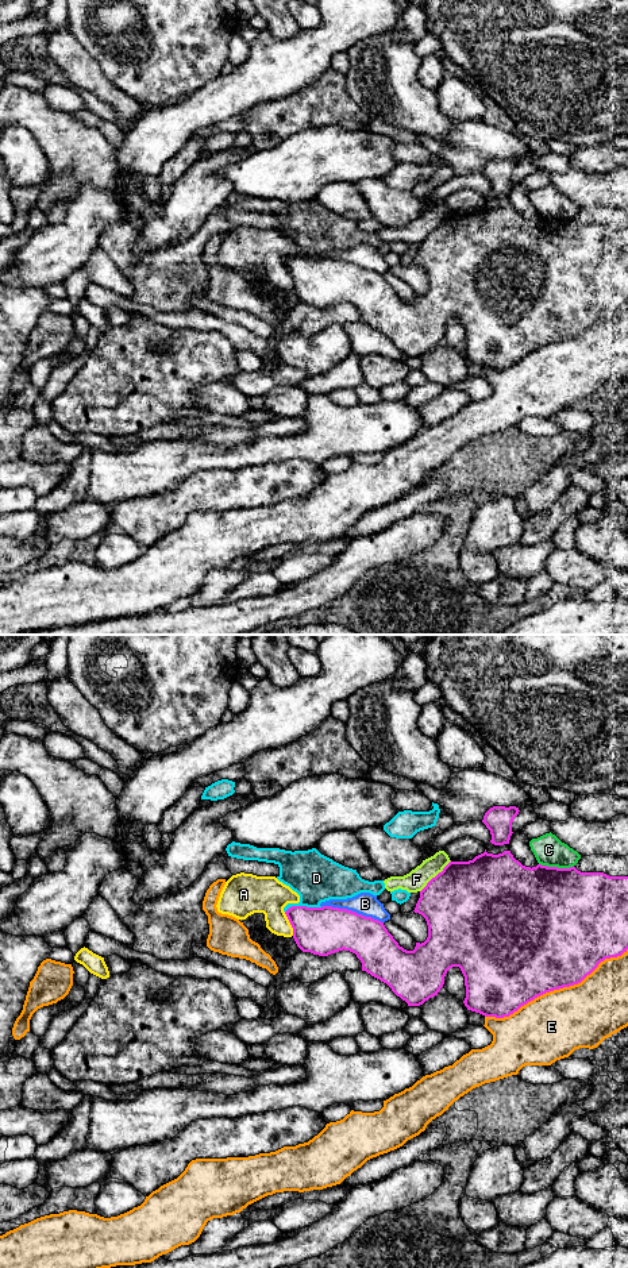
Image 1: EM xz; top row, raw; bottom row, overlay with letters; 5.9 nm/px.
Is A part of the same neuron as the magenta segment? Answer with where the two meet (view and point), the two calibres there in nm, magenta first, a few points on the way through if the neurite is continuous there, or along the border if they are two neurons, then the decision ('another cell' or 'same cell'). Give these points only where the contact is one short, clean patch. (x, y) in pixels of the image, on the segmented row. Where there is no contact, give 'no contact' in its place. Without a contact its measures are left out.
meets magenta in xz at (291, 924); 280 nm thick on the magenta side, 220 nm on the other; border along xz (284, 912), (293, 935); another cell

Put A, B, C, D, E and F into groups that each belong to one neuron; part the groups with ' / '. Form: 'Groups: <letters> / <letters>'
Groups: A B / C / D / E / F

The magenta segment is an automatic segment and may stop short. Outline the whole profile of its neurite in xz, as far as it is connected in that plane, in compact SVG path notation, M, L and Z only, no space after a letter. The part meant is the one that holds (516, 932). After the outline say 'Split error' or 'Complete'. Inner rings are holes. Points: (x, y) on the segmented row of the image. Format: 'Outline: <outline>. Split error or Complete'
Outline: M511 851L493 855L483 853L469 862L450 862L442 872L432 878L420 891L420 898L413 910L421 914L428 925L428 937L424 943L416 943L413 951L407 951L398 945L393 936L388 932L384 922L371 917L365 917L347 909L332 906L307 907L292 906L285 914L293 928L293 939L303 952L311 952L319 956L328 956L339 951L350 951L357 955L362 963L362 971L386 983L392 991L408 1003L408 1006L420 1006L429 998L438 995L444 984L444 976L452 967L459 967L465 976L466 998L463 1001L467 1010L479 1013L485 1017L504 1018L517 1011L521 1006L535 998L563 987L570 987L581 983L590 975L601 961L610 957L621 956L628 949L628 876L609 876L604 872L581 872L575 867L558 868L538 864L536 867L525 867L513 857Z. Complete

